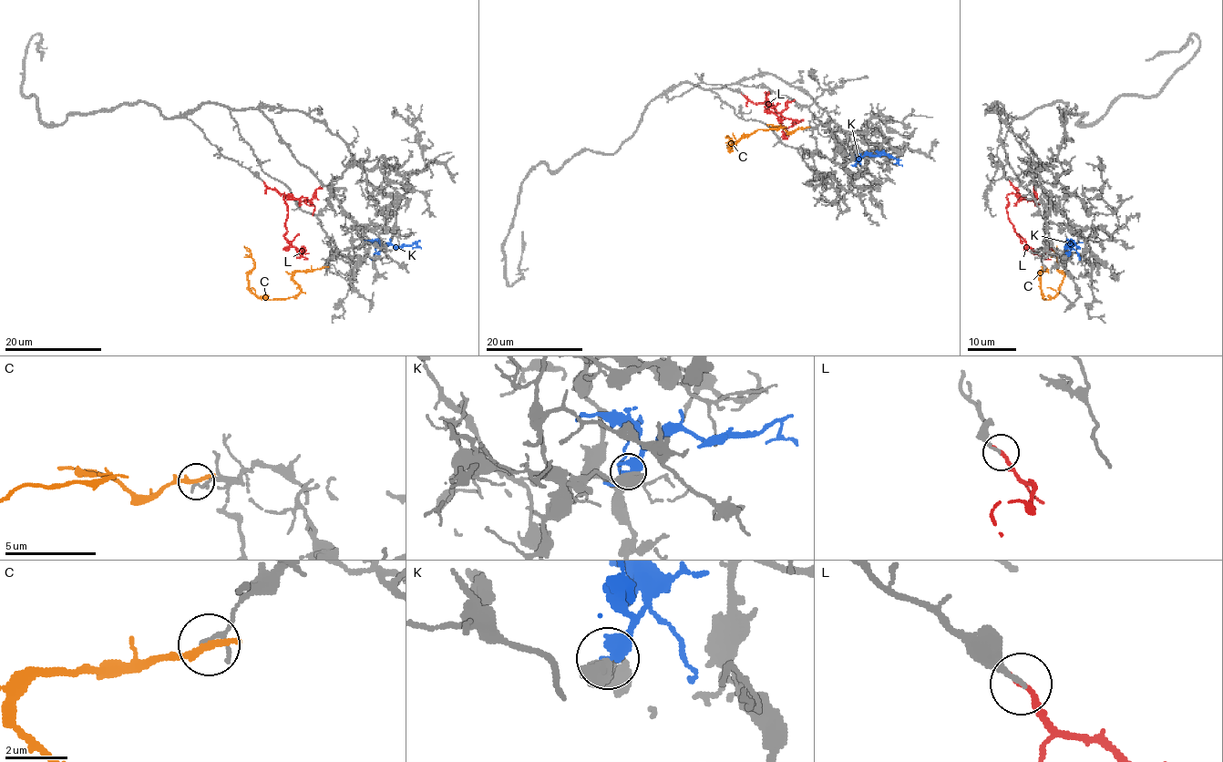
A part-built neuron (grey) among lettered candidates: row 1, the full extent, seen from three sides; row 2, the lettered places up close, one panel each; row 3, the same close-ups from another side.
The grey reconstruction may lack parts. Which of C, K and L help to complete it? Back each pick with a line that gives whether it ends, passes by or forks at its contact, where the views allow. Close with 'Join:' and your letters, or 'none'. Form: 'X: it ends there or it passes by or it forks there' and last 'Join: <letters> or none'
L: it ends there
Join: L

